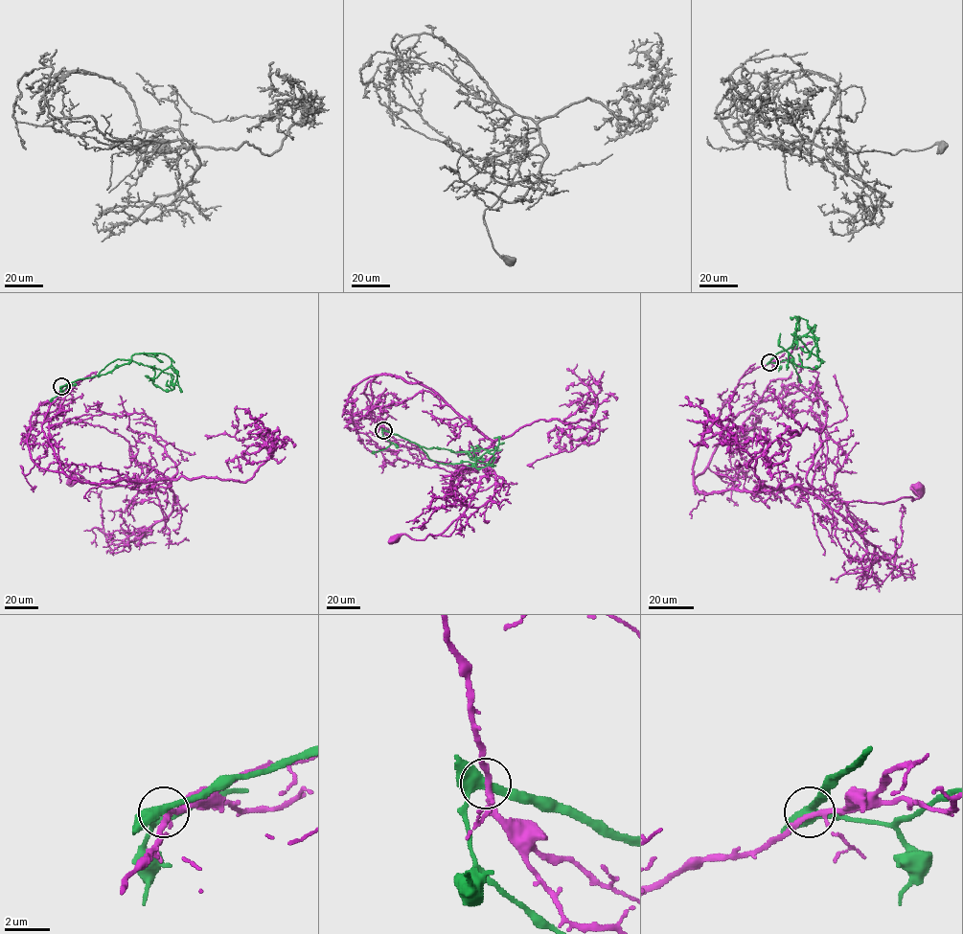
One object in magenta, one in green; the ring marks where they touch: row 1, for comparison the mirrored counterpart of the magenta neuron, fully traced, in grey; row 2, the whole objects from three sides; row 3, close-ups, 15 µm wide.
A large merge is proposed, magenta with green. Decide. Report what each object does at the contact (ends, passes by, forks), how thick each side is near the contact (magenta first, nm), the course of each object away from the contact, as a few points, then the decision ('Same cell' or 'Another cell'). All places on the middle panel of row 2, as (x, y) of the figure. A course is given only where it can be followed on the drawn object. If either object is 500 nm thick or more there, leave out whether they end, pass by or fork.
At the ring magenta passes by. At the ring green forks. Thickness 240 nm (magenta) against 360 nm. Course of magenta: (384, 430), (364, 391), (389, 374), (430, 388), (495, 451), (467, 509), (442, 533), (396, 538). Course of green: (384, 430), (428, 448), (492, 449), (475, 461), (476, 467), (492, 457), (498, 437), (493, 438). Another cell

